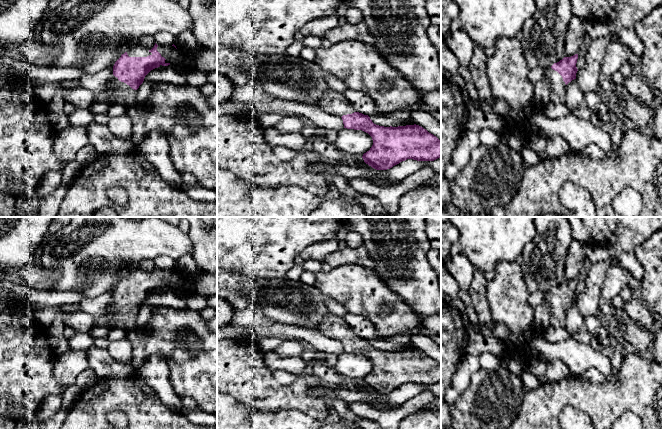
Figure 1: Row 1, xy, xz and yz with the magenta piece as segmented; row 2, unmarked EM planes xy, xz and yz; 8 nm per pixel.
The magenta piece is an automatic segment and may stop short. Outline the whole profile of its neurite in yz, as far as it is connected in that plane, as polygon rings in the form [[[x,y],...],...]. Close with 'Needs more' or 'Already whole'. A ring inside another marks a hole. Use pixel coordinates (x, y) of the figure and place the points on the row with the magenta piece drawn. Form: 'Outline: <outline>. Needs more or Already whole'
Outline: [[[578,54],[564,57],[543,74],[543,81],[549,87],[550,101],[554,104],[564,104],[566,98],[566,85],[576,79]]]. Needs more

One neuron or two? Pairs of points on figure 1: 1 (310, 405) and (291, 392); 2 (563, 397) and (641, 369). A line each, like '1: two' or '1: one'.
1: one
2: one

